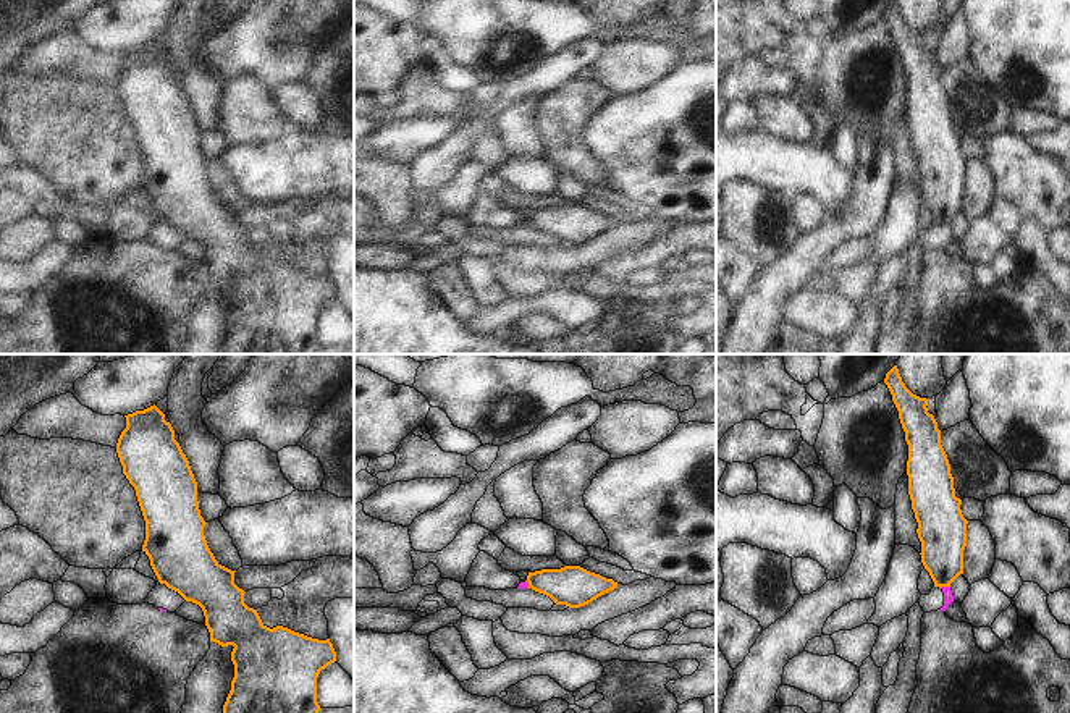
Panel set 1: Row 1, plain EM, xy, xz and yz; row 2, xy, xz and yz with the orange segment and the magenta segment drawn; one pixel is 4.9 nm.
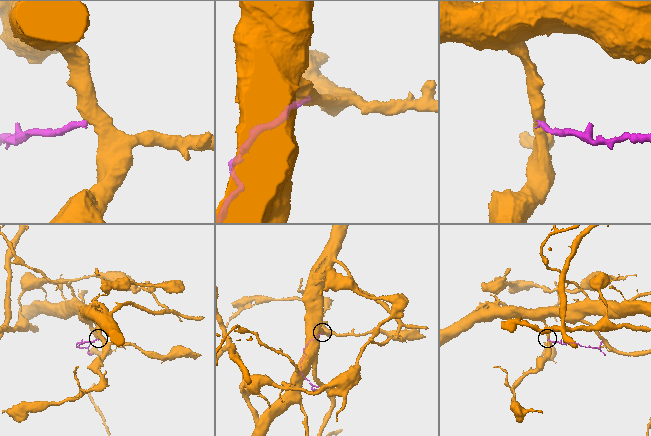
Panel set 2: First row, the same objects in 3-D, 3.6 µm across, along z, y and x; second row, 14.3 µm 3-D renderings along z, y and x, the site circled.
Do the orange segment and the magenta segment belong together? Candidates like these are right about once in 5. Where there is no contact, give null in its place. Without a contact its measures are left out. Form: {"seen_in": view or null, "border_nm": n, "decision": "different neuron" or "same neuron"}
{"seen_in": "yz", "border_nm": 60, "decision": "different neuron"}

